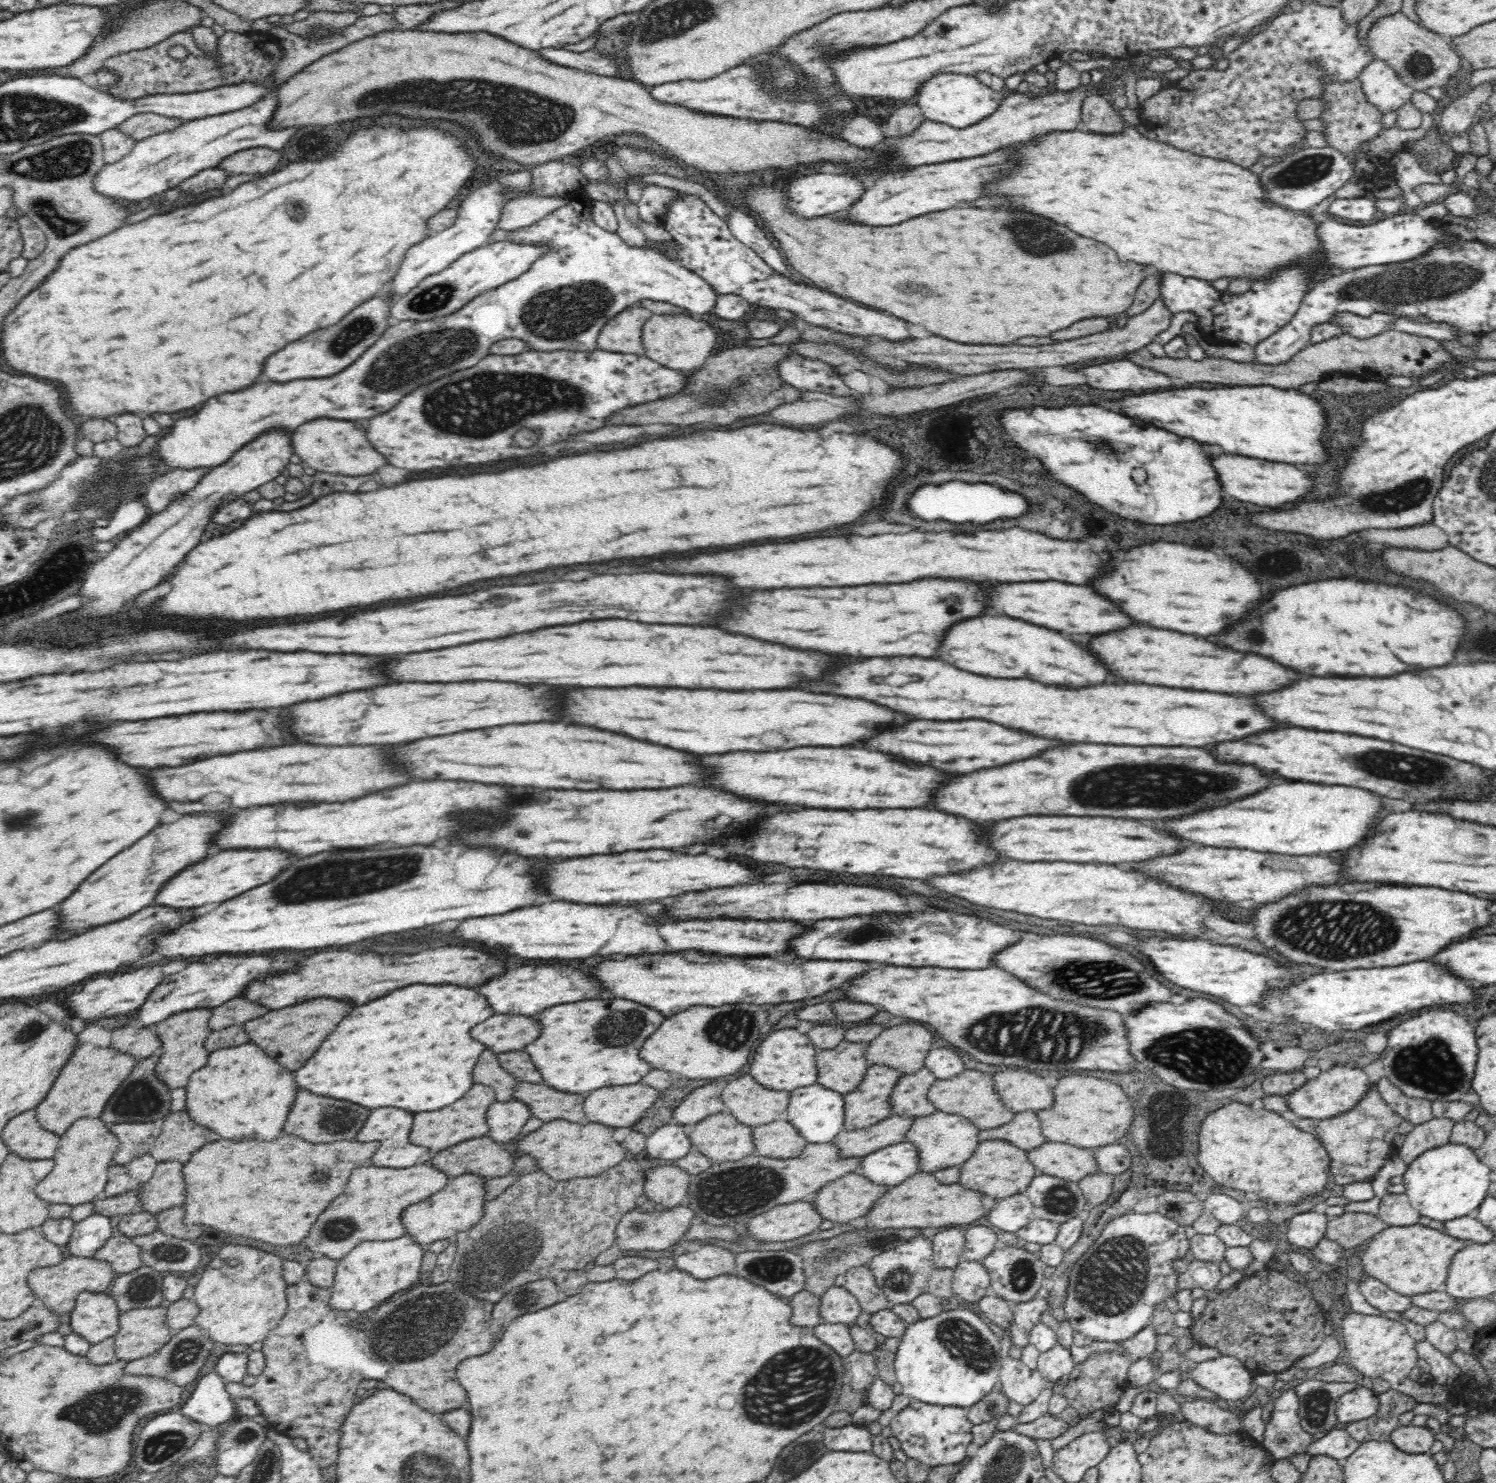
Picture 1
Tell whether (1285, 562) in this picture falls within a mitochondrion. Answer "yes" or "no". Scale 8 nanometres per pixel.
no

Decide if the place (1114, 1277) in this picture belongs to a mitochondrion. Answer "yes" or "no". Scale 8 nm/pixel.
yes

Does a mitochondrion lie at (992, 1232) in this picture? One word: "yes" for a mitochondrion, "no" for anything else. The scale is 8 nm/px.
no

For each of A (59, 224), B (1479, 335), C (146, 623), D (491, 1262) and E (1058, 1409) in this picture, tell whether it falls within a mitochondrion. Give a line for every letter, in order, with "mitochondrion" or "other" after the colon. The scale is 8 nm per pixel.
A: mitochondrion
B: other
C: other
D: mitochondrion
E: other

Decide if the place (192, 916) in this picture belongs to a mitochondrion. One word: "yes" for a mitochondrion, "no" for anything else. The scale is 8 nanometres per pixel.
no

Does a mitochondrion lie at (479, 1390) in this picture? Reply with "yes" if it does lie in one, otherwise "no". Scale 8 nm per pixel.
no

